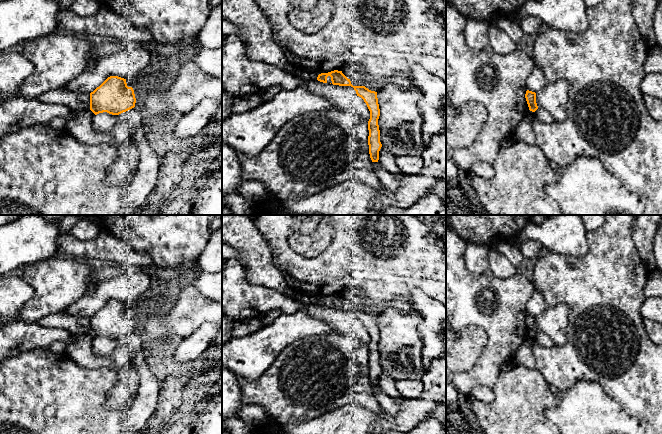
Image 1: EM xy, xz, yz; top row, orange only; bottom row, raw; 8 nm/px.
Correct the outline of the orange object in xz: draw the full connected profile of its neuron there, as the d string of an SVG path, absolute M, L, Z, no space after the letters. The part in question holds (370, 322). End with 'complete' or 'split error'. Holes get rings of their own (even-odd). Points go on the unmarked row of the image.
M334 294L328 297L321 297L318 299L317 304L323 307L327 307L327 301L331 301L333 309L339 310L351 310L356 315L357 320L361 321L366 327L370 335L370 343L368 345L368 369L369 378L372 386L378 386L379 375L382 371L380 366L380 354L378 349L378 343L380 340L380 333L378 328L377 316L371 315L365 310L353 310L350 303L348 303L342 295Z; complete

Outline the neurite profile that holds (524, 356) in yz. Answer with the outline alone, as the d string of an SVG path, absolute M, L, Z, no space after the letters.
M529 334L515 353L513 359L515 363L530 369L536 368L536 361L532 349L532 343L534 341L534 336Z

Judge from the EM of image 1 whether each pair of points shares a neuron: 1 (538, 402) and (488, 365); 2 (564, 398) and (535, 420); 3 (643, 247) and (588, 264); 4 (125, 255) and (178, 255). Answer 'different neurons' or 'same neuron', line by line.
1: different neurons
2: different neurons
3: different neurons
4: different neurons

